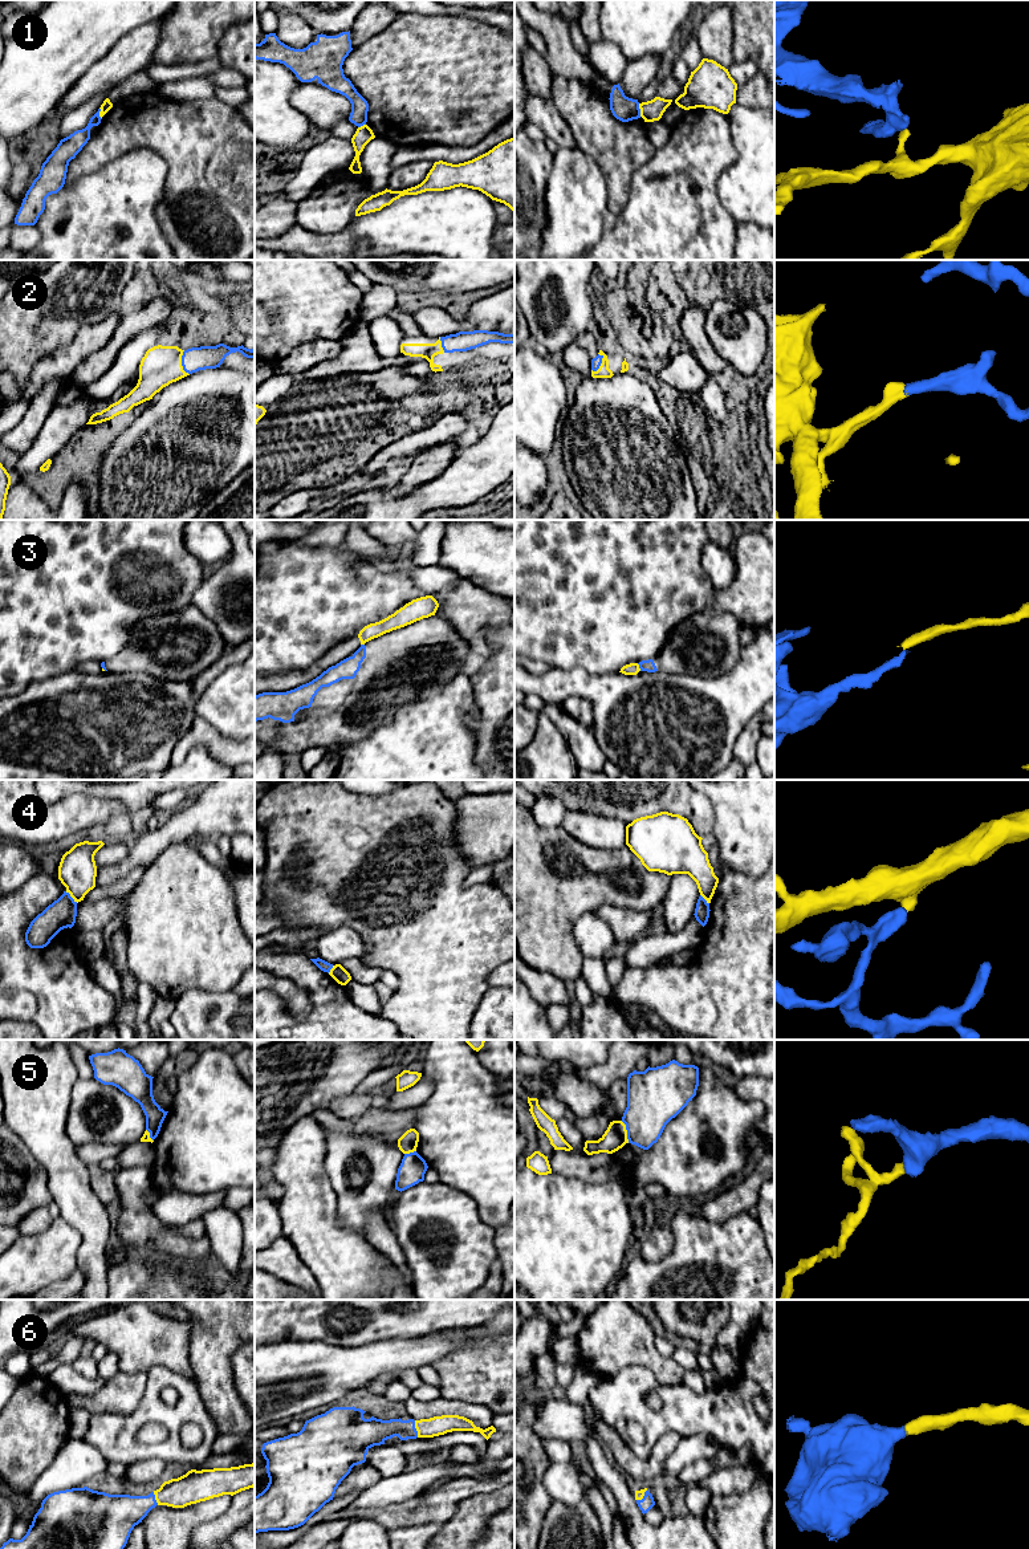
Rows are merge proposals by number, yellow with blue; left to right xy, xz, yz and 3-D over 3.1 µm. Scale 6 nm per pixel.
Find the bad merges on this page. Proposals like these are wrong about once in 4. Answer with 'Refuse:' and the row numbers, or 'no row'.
Refuse: 1, 3, 4, 5

